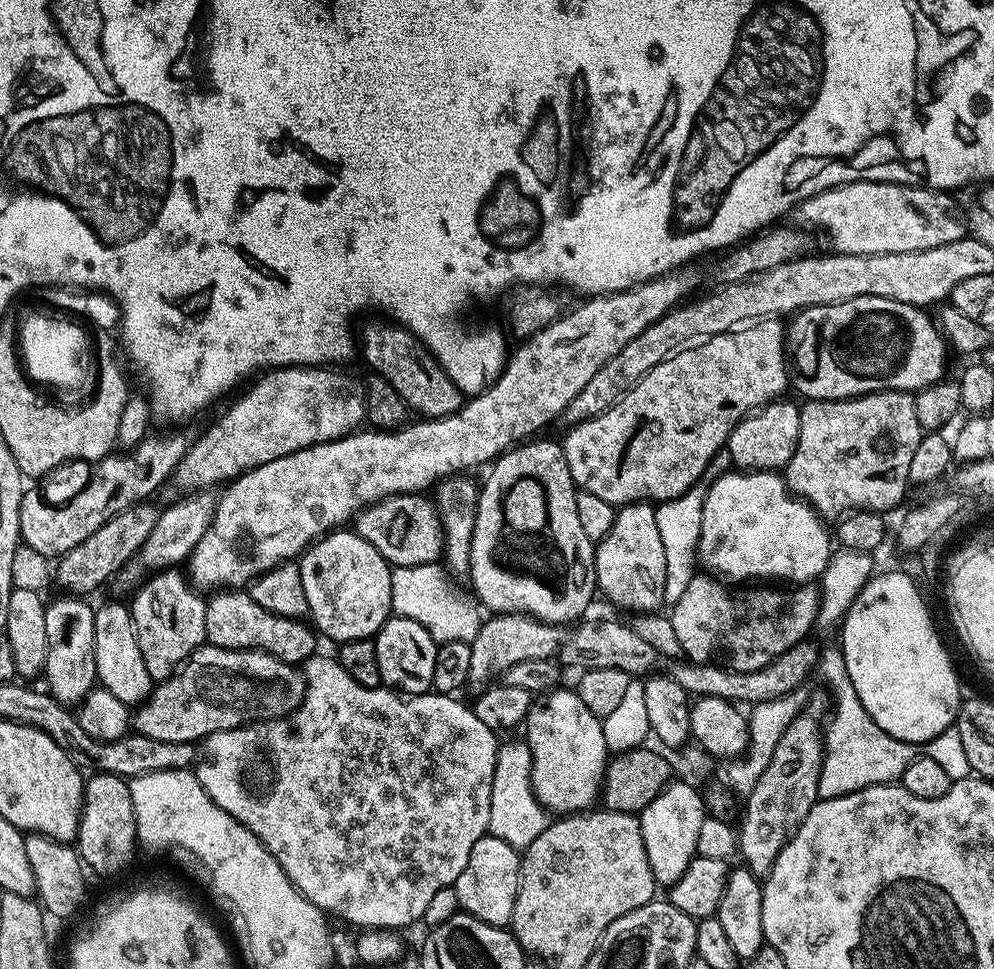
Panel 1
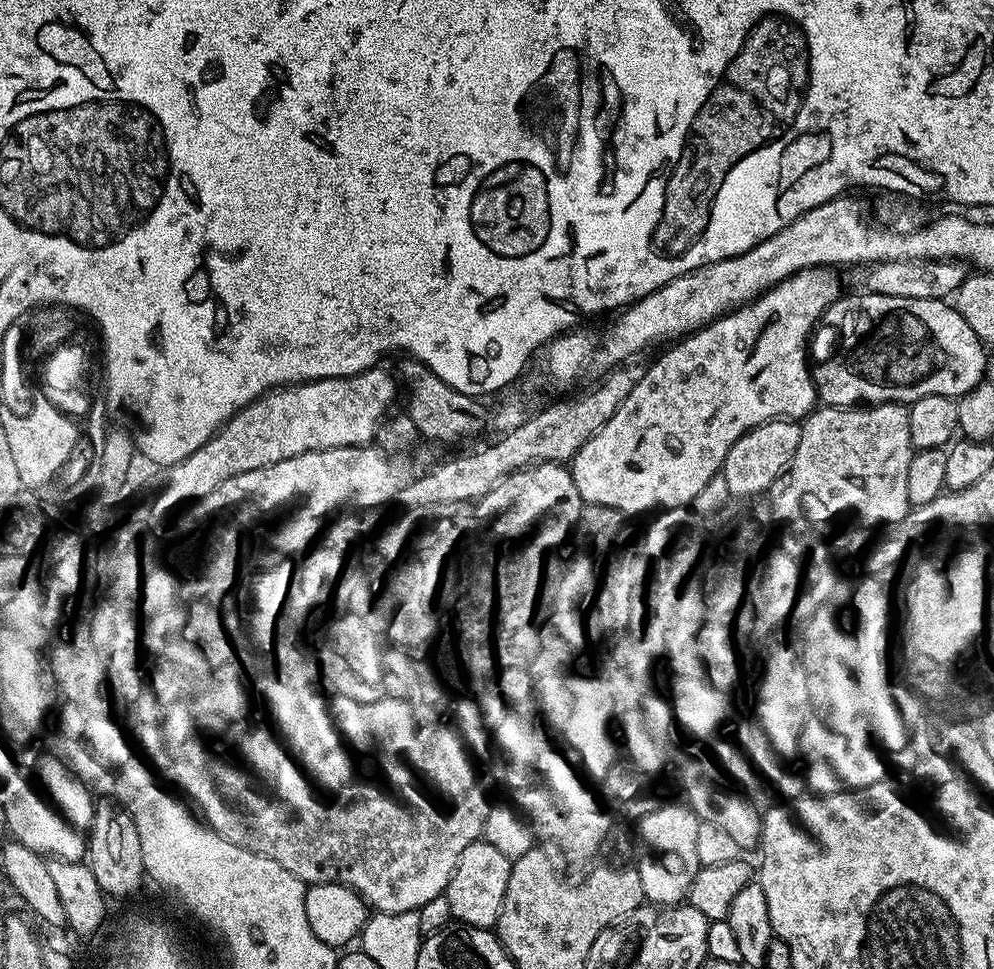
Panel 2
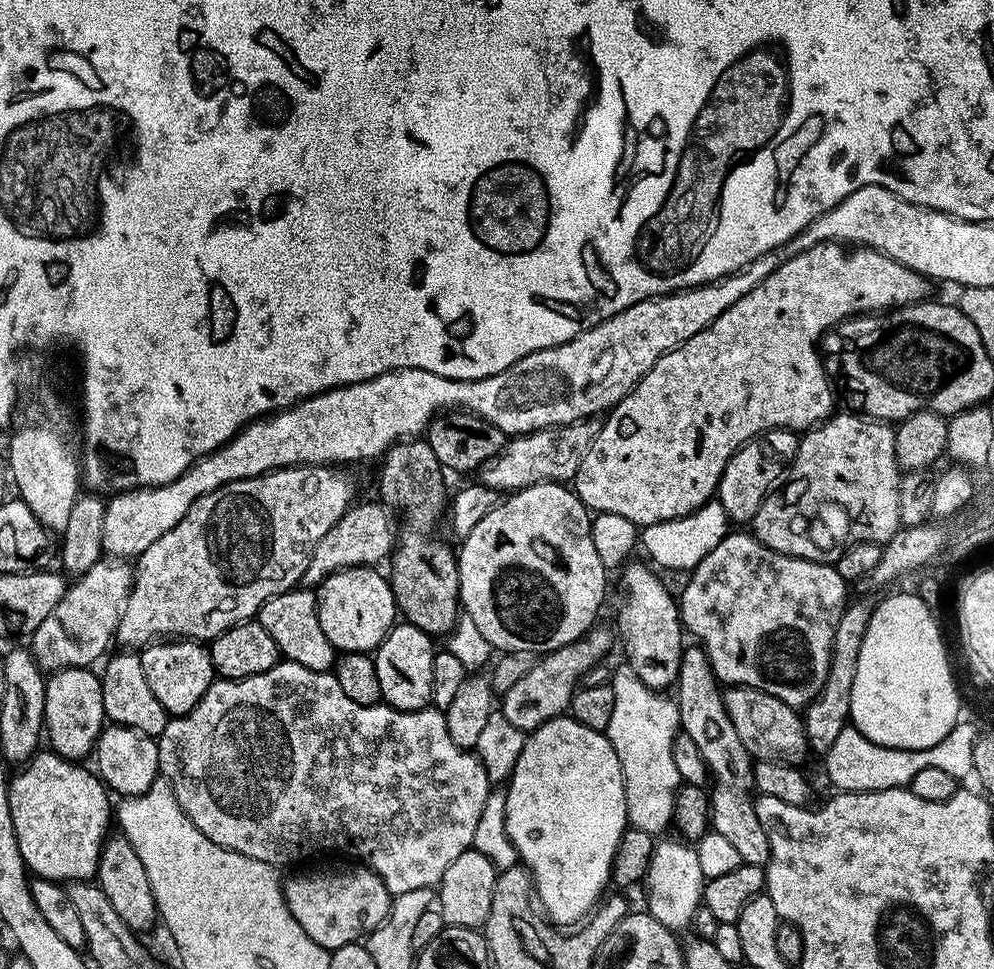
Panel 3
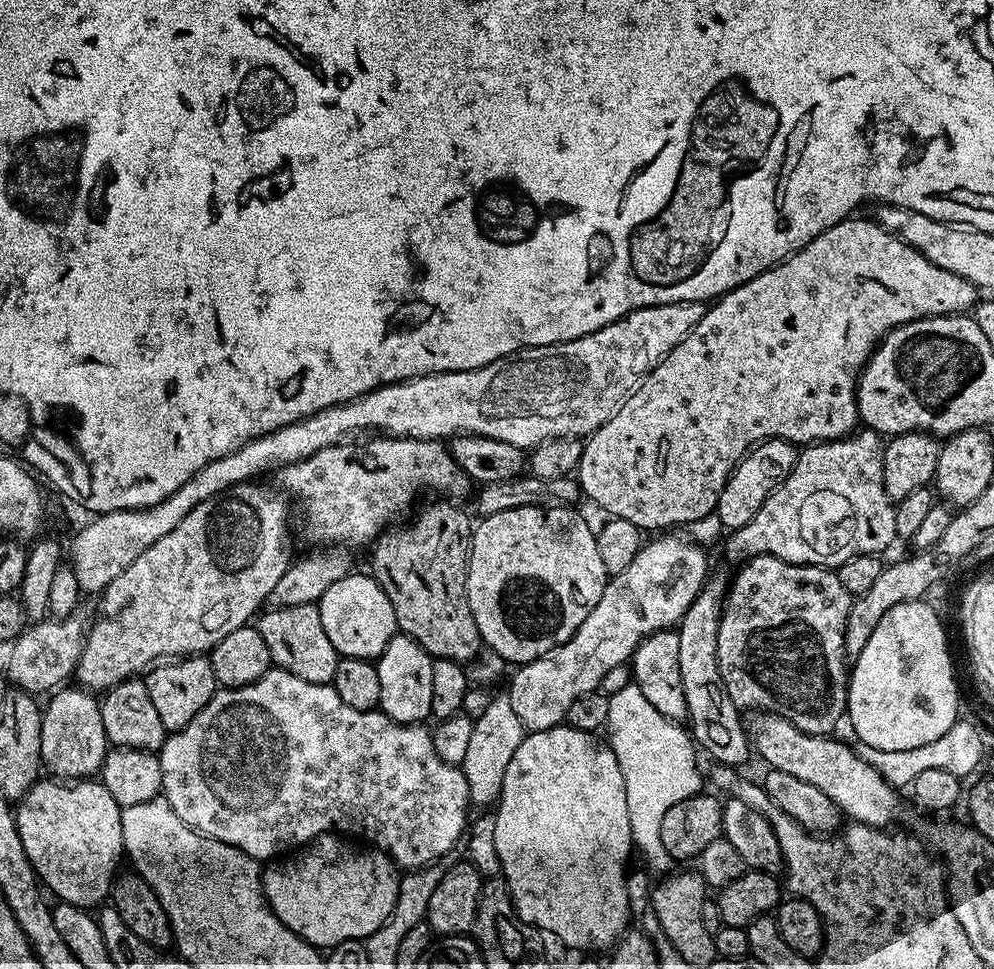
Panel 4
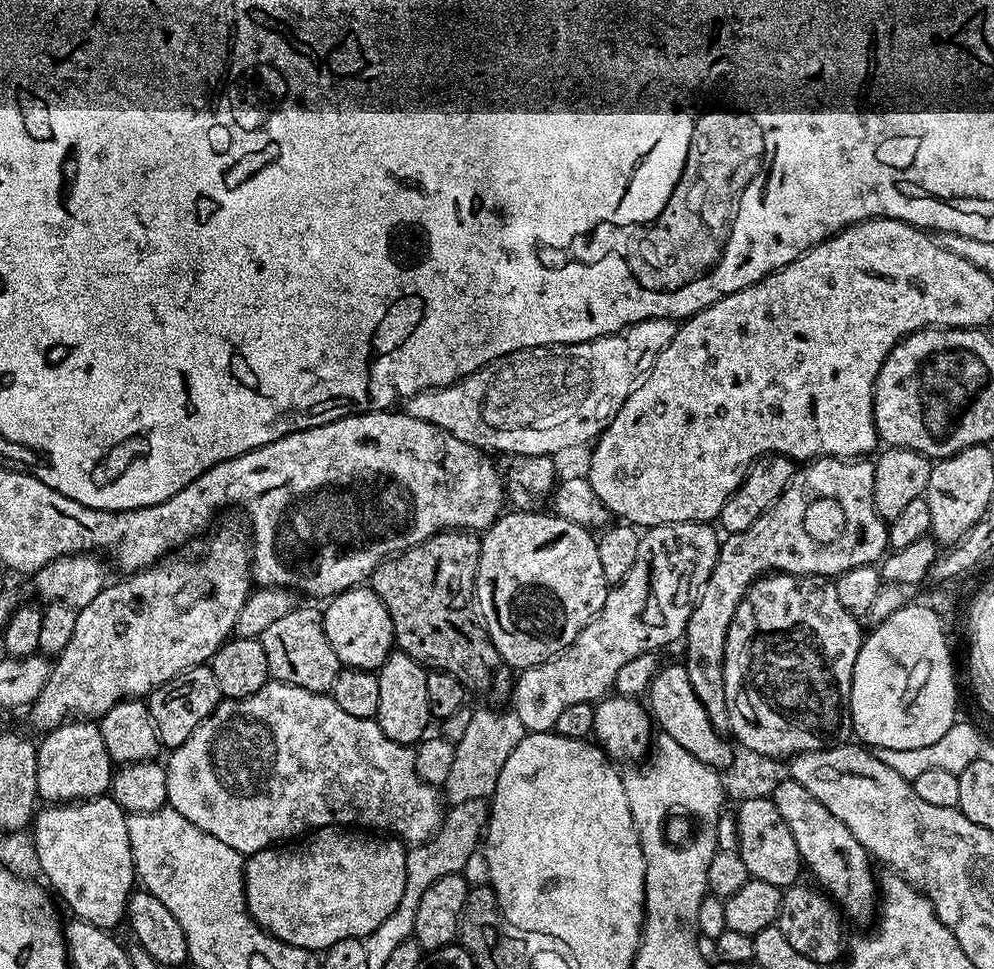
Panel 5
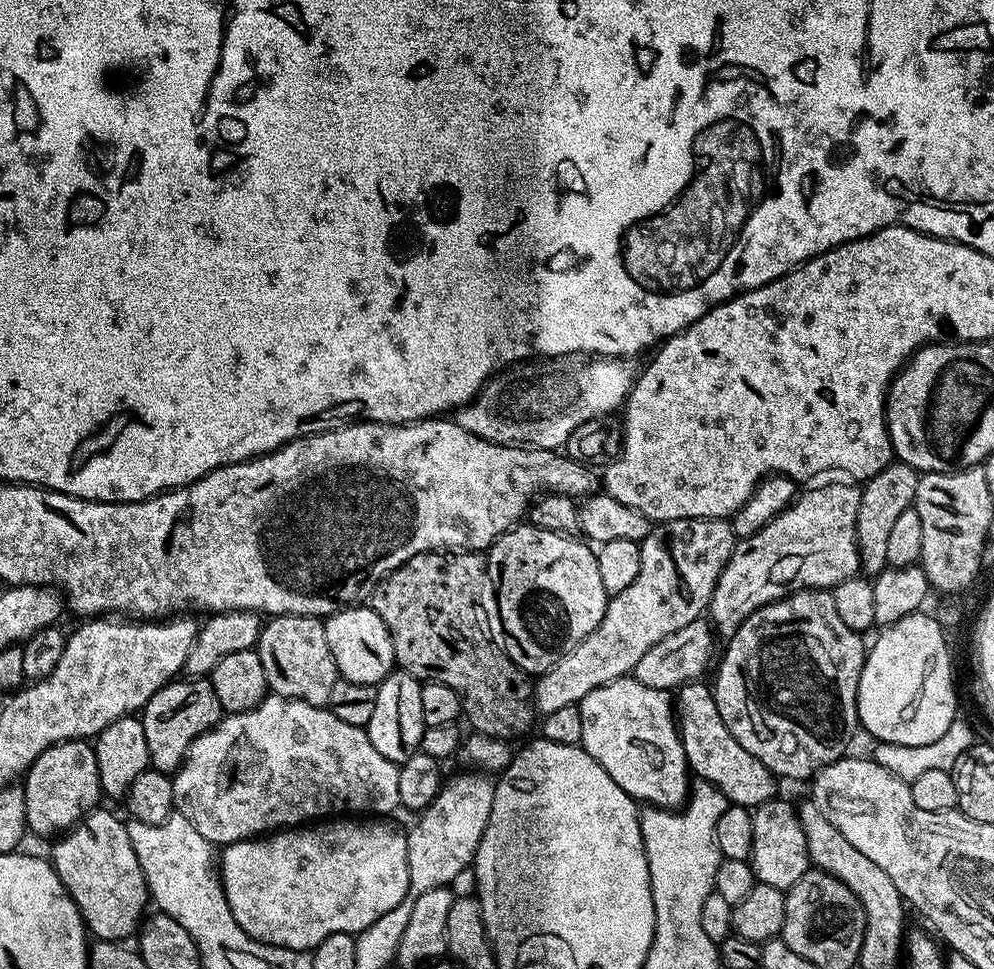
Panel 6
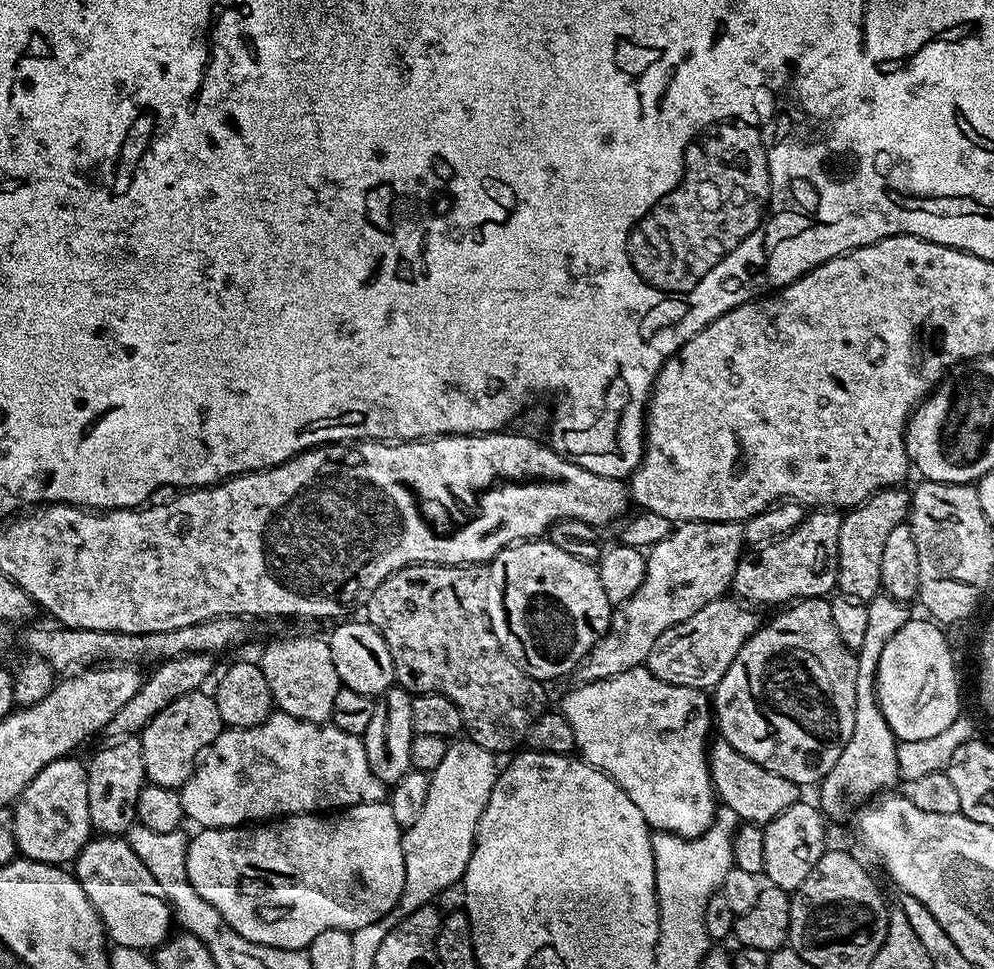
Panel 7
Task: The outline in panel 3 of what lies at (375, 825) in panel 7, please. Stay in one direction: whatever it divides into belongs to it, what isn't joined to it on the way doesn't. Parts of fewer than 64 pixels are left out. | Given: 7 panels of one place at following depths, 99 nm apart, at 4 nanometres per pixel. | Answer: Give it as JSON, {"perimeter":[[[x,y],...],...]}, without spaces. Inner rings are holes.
{"perimeter":[[[363,866],[352,867],[356,868],[344,868],[341,872],[308,872],[289,880],[287,877],[282,884],[284,901],[298,926],[302,926],[318,946],[329,950],[367,937],[387,918],[392,905],[393,895],[386,890],[378,874]]]}

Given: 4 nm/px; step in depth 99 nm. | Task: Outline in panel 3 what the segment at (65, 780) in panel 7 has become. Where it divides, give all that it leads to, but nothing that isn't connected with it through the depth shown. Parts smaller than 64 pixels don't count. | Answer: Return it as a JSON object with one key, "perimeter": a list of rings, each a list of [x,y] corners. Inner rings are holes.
{"perimeter":[[[91,667],[63,668],[47,677],[44,686],[44,732],[51,751],[65,760],[83,761],[84,755],[91,753],[96,739],[106,727],[106,717],[102,706],[102,686],[100,676],[92,673]]]}

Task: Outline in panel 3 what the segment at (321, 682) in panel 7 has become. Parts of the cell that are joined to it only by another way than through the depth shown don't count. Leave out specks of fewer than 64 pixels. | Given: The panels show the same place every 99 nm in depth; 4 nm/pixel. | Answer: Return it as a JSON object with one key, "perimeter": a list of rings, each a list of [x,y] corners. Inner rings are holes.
{"perimeter":[[[297,586],[266,601],[258,613],[258,622],[266,634],[274,638],[283,659],[306,666],[306,670],[332,672],[338,650],[322,631],[322,622],[318,622],[319,609],[317,593],[307,587]]]}

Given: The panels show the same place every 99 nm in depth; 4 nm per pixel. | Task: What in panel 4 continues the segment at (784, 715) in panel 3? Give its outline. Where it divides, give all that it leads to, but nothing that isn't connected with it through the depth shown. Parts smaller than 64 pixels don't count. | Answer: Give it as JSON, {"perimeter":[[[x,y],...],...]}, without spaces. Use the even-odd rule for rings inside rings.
{"perimeter":[[[752,710],[747,713],[746,716],[746,731],[748,734],[748,742],[749,745],[754,749],[755,755],[756,752],[761,756],[762,759],[765,760],[765,765],[768,768],[777,768],[778,770],[786,770],[786,774],[794,774],[797,778],[803,778],[806,782],[810,782],[814,786],[818,786],[818,790],[822,790],[822,794],[826,794],[829,798],[834,798],[834,802],[840,808],[841,813],[845,817],[848,817],[851,821],[854,821],[857,824],[868,824],[871,828],[882,828],[887,829],[889,827],[888,824],[891,820],[896,820],[900,815],[904,812],[904,804],[900,801],[901,793],[897,791],[897,789],[893,788],[891,784],[886,783],[886,781],[882,778],[882,774],[876,769],[874,766],[870,766],[870,762],[866,762],[864,759],[860,757],[859,751],[854,747],[851,748],[848,744],[843,744],[840,740],[832,740],[836,738],[829,738],[828,736],[811,736],[810,734],[806,734],[802,730],[798,730],[798,726],[794,726],[790,721],[786,718],[782,718],[781,716],[776,716],[773,712],[762,712],[759,710]]]}

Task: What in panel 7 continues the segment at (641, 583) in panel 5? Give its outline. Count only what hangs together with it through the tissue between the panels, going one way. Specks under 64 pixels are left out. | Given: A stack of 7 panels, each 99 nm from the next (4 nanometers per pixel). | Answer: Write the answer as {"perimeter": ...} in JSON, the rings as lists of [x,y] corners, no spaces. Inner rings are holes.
{"perimeter":[[[685,520],[653,548],[647,549],[646,578],[634,598],[612,613],[608,633],[580,663],[581,681],[614,678],[645,663],[650,648],[664,630],[686,622],[707,603],[723,597],[731,589],[740,557],[744,555],[744,529],[731,520]]]}

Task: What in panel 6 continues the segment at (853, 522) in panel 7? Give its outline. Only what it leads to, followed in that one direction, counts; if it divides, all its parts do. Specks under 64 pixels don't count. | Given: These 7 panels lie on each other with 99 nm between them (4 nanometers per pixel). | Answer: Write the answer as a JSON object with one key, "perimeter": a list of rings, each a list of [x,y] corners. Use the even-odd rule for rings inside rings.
{"perimeter":[[[893,462],[887,464],[878,474],[874,474],[860,488],[860,505],[856,523],[856,541],[860,551],[860,567],[863,575],[874,578],[884,568],[889,567],[886,558],[886,541],[895,525],[896,519],[907,508],[916,503],[916,491],[921,473],[908,464]]]}

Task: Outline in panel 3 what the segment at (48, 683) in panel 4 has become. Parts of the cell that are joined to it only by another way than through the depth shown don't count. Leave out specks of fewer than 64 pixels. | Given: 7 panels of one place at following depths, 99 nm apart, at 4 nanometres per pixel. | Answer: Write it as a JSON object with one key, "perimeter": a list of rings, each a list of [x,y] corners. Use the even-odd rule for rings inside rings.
{"perimeter":[[[101,558],[88,572],[75,577],[65,587],[64,597],[30,637],[30,651],[41,672],[51,674],[63,668],[86,668],[113,643],[128,595],[134,568],[124,558]]]}

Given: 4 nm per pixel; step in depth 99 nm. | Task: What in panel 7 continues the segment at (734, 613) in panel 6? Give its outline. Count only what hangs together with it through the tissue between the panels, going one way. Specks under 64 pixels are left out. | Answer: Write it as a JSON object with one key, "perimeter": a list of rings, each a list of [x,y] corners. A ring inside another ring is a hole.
{"perimeter":[[[812,510],[793,532],[786,534],[781,540],[775,540],[765,548],[745,551],[736,567],[731,591],[741,601],[752,606],[784,606],[805,598],[827,597],[836,588],[838,530],[841,519],[841,513],[836,510]]]}

